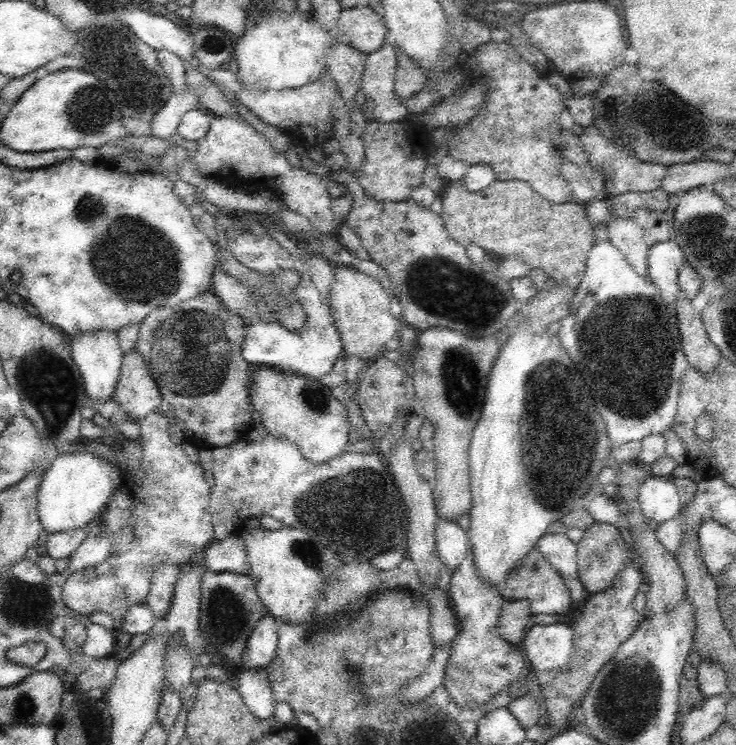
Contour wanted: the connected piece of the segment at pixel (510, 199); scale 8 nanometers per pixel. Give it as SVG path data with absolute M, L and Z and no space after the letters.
M456 179L445 183L440 197L442 222L458 244L468 246L474 242L490 256L519 258L531 269L542 268L551 283L558 286L576 289L580 284L588 253L598 242L585 205L550 203L527 182L518 179L496 179L478 192L466 191L462 179Z

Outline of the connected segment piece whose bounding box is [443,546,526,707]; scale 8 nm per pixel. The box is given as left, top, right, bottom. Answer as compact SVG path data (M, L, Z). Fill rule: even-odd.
M469 546L465 560L452 574L447 594L454 605L459 627L452 640L443 685L459 707L479 707L522 677L522 668L526 664L522 645L512 645L497 633L498 618L507 600L501 595L501 589L486 583L478 575L472 547Z

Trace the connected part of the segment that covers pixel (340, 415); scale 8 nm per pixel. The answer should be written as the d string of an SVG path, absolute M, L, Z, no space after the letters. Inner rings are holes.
M266 365L251 378L249 393L250 403L259 413L267 432L295 442L306 460L322 464L344 453L347 448L352 430L348 425L346 407L320 381Z

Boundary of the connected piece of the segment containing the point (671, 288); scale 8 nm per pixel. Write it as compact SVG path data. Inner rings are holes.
M672 240L649 247L647 256L649 279L660 289L661 297L670 305L680 295L677 283L679 272L685 266L685 256L680 246Z

